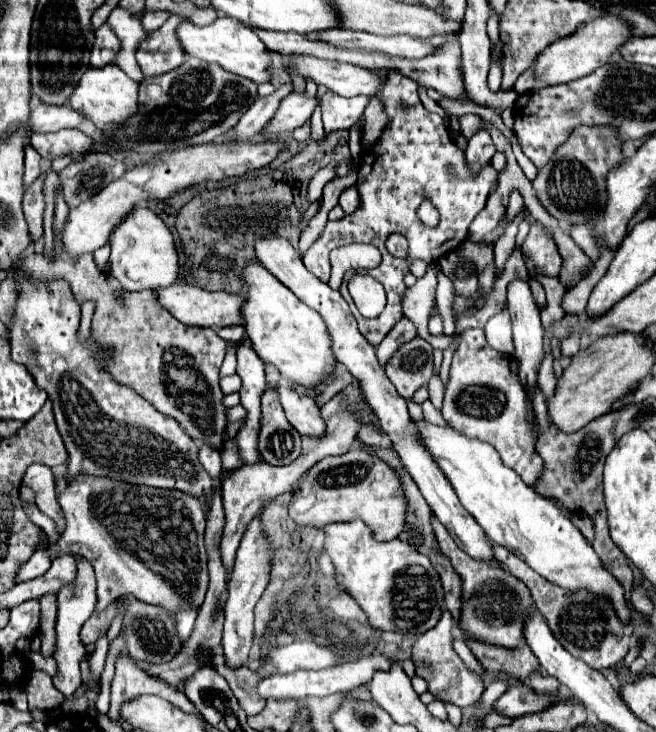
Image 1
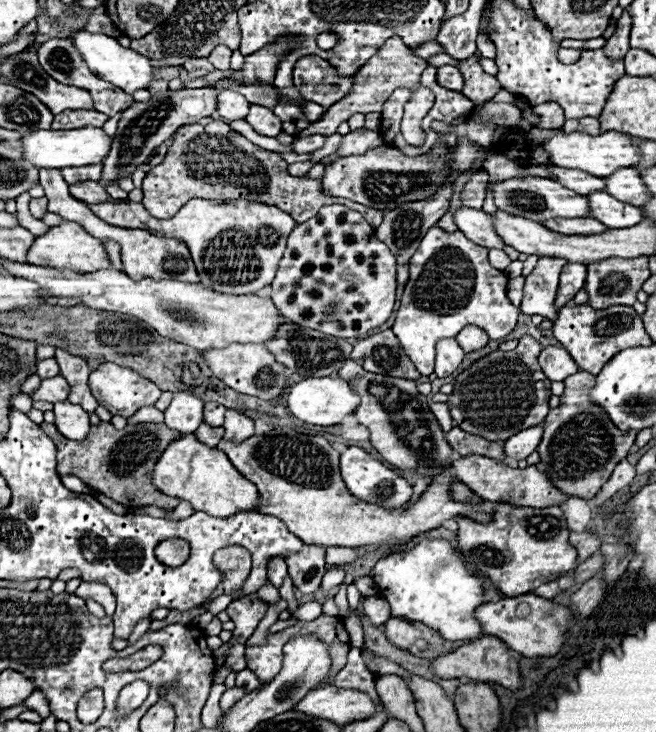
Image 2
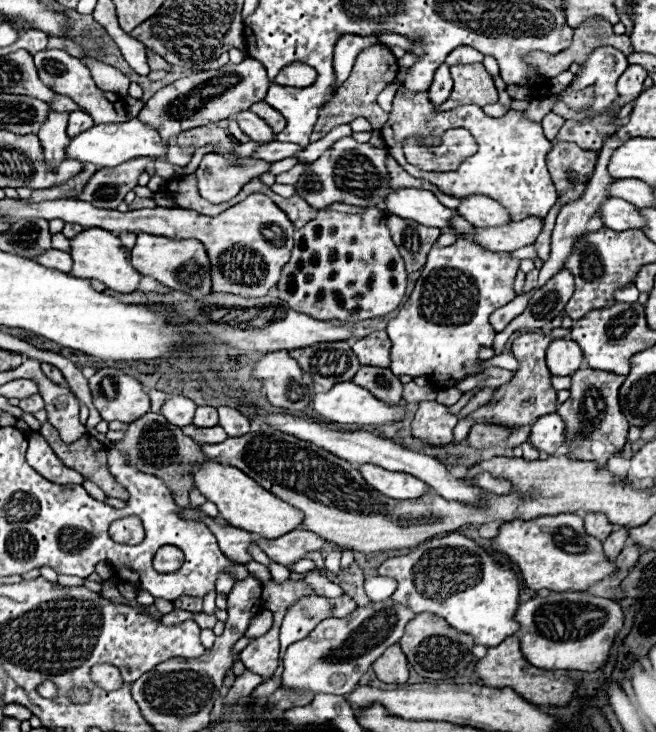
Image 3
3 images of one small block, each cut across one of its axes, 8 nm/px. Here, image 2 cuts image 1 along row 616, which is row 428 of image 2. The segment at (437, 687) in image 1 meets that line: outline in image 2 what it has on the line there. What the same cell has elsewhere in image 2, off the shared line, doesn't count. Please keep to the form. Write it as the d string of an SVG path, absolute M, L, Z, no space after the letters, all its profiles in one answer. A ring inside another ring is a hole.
M432 402L432 404L430 404L430 410L432 410L432 414L436 416L436 420L438 420L438 424L440 424L440 428L442 428L444 432L452 430L452 418L450 418L450 408L448 408L448 404L444 404L444 402Z

